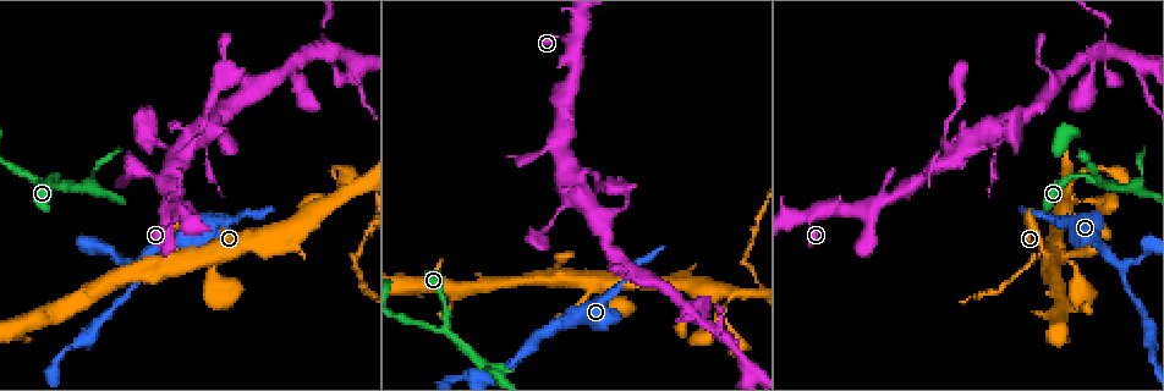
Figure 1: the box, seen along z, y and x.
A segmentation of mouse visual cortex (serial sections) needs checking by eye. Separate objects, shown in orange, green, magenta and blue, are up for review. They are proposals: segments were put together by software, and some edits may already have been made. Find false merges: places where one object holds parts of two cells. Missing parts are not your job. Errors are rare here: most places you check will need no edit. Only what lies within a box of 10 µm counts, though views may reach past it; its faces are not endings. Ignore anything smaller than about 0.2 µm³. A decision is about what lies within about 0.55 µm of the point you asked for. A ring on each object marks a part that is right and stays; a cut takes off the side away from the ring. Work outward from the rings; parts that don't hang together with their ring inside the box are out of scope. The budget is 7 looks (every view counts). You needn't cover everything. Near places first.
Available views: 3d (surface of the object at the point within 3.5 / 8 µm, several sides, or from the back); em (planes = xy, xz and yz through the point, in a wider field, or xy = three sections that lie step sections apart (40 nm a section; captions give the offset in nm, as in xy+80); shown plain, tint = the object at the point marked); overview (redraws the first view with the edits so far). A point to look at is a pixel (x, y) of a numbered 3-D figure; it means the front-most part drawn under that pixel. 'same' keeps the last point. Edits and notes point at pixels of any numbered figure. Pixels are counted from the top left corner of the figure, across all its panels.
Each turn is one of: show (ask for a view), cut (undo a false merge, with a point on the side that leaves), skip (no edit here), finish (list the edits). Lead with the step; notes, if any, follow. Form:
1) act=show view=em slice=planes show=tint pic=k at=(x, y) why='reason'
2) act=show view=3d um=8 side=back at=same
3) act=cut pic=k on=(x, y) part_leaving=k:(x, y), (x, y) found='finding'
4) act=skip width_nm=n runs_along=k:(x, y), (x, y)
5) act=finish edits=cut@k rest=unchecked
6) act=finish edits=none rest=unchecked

act=show view=3d um=3.5 pic=1 at=(444, 329) why='thick turns thin'

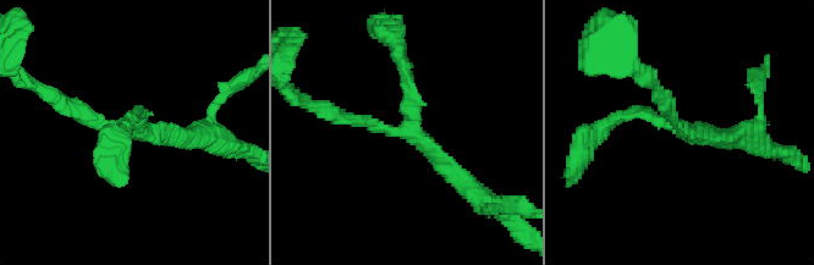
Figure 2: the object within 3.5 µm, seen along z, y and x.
act=show view=em slice=planes show=tint pic=2 at=(134, 130) why='need the tissue'

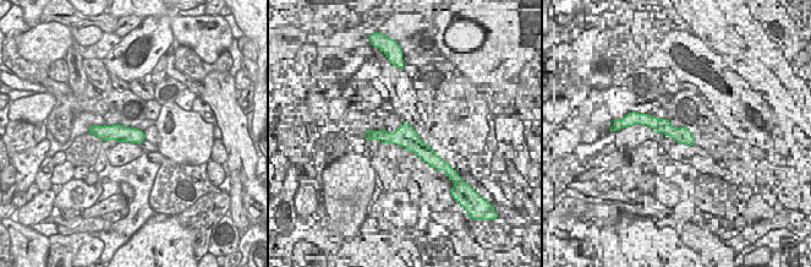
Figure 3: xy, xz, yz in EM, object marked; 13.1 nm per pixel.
act=skip runs_along=3:(93, 130), (141, 137) found='all the same cell'

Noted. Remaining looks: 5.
act=show view=3d um=3.5 pic=1 at=(1120, 264) why='side arm on a straight run'

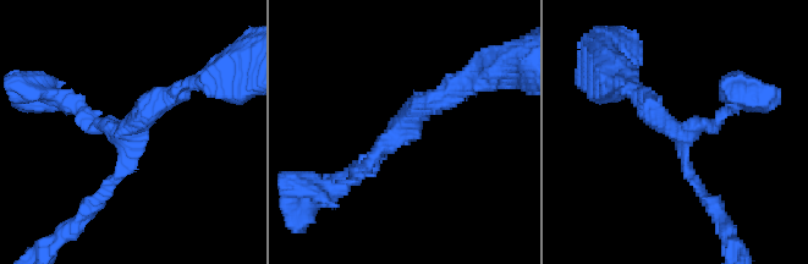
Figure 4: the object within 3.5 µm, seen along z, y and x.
act=show view=em slice=xy step=5 show=tint pic=4 at=(675, 133) why='need the tissue'

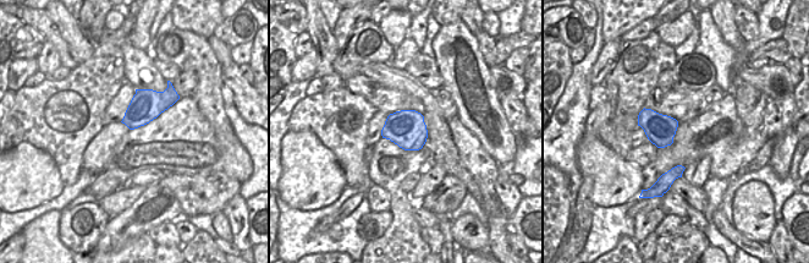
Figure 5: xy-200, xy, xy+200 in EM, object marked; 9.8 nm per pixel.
act=skip arm_widths_nm=150,200,250 runs_along=4:(179, 87), (130, 128), (100, 199) found='continuous, no second cell'

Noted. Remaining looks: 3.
act=show view=3d um=3.5 side=back pic=1 at=(1101, 54) why='two arms in line, one across'

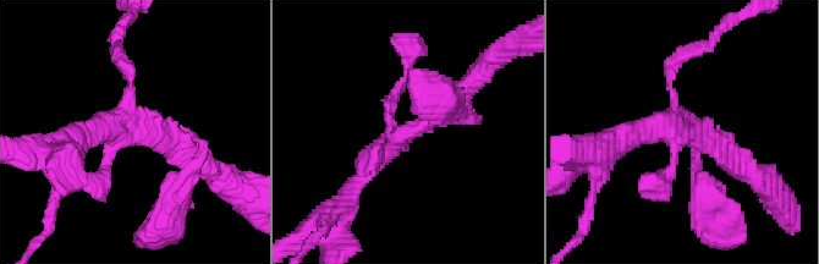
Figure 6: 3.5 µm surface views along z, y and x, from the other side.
act=show view=em slice=xy step=3 show=tint pic=6 at=(402, 140) why='now the EM'

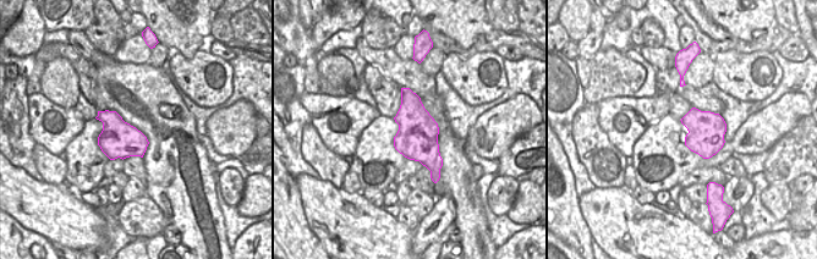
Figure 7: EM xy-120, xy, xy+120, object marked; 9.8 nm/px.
act=show view=em slice=xy step=1 show=tint at=same

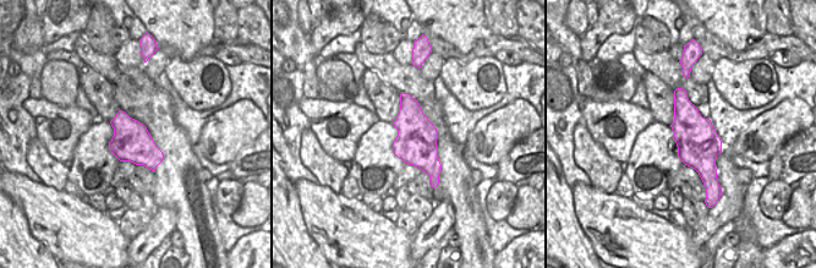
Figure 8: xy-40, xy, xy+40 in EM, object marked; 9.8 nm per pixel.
act=skip runs_along=6:(463, 88), (377, 157), (347, 194) found='continuous, no second cell'

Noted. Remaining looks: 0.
act=finish edits=none rest=unchecked

